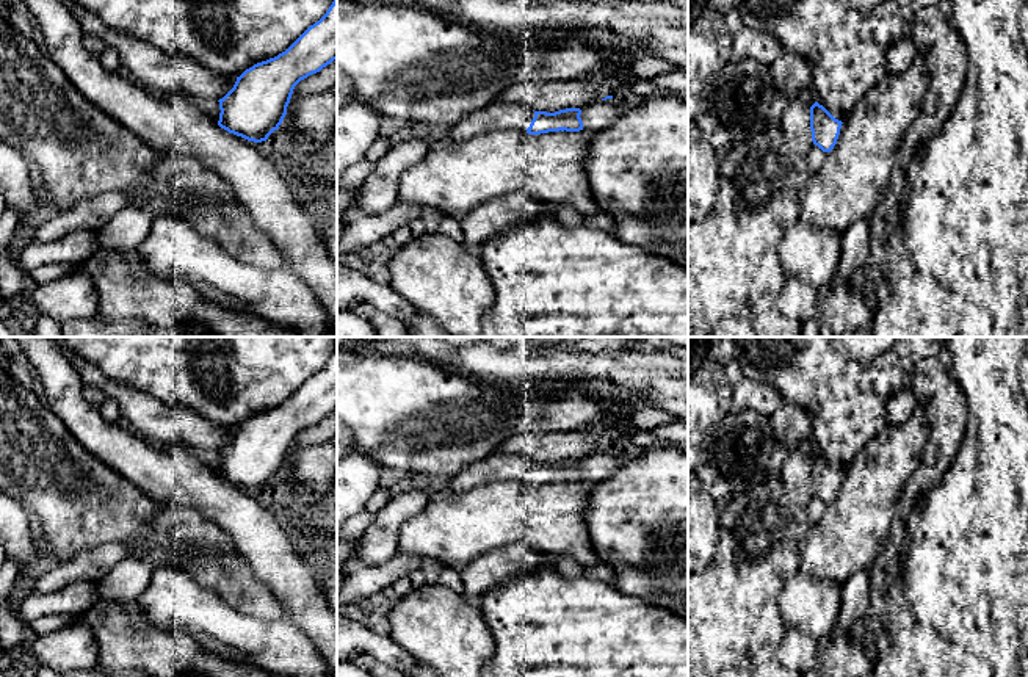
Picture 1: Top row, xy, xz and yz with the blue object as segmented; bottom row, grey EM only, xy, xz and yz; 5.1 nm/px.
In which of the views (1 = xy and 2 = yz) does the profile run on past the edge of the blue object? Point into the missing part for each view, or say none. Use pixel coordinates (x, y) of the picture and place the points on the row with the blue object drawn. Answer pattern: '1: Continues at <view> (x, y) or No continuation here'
1: No continuation here
2: No continuation here

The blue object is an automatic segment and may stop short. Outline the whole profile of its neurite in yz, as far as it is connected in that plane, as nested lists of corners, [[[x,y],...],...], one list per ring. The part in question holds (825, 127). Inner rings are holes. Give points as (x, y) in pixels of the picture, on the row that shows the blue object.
[[[815,102],[810,107],[812,141],[823,152],[831,152],[837,144],[842,121],[835,119],[823,105]]]

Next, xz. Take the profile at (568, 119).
[[[490,103],[481,111],[473,111],[461,118],[439,144],[454,144],[490,132],[520,129],[530,135],[548,132],[580,132],[583,130],[580,108],[566,108],[555,113],[533,111],[519,103]]]

